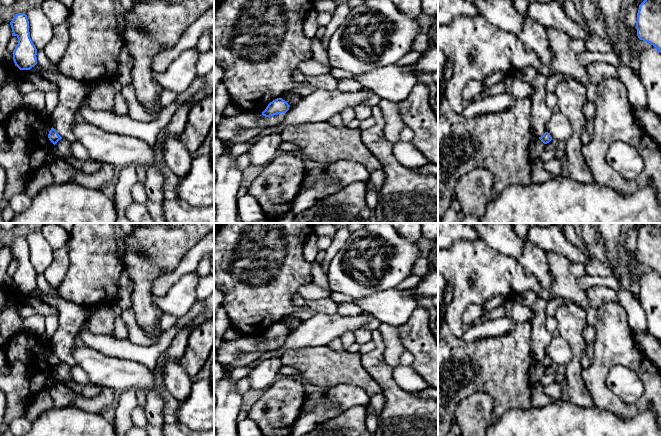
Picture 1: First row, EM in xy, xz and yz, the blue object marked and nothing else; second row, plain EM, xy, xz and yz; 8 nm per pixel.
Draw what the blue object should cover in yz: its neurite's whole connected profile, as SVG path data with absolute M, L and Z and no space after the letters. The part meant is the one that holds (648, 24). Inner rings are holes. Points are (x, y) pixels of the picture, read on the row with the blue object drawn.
M644 0L637 13L637 36L661 53L661 0Z

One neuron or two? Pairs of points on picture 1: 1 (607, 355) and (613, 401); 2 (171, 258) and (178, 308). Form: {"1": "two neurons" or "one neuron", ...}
{"1": "one neuron", "2": "two neurons"}

